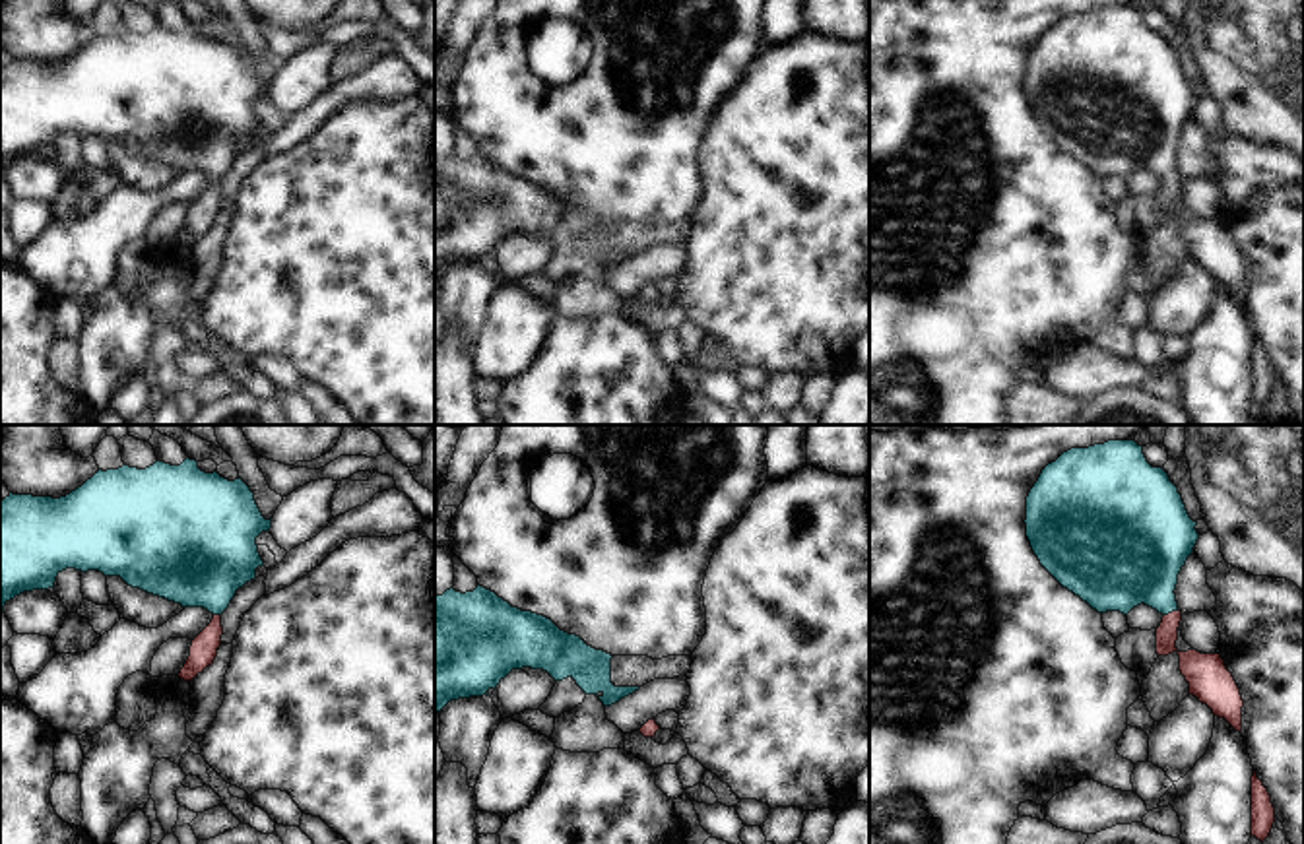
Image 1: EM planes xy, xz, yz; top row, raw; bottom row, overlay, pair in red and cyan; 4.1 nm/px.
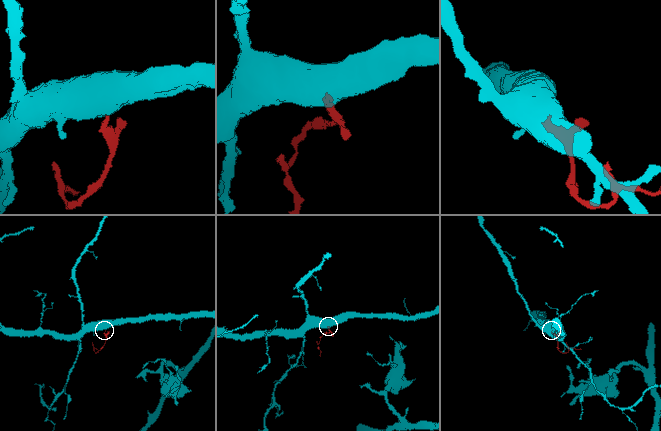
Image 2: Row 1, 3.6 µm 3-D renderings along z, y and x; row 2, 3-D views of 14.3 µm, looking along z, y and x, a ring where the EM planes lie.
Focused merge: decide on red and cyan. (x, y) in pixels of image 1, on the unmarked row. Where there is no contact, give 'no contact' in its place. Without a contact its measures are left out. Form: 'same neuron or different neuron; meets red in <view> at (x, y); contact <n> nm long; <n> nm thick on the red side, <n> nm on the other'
same neuron; meets red in yz at (1173, 177); contact 60 nm long; 120 nm thick on the red side, 340 nm on the other

